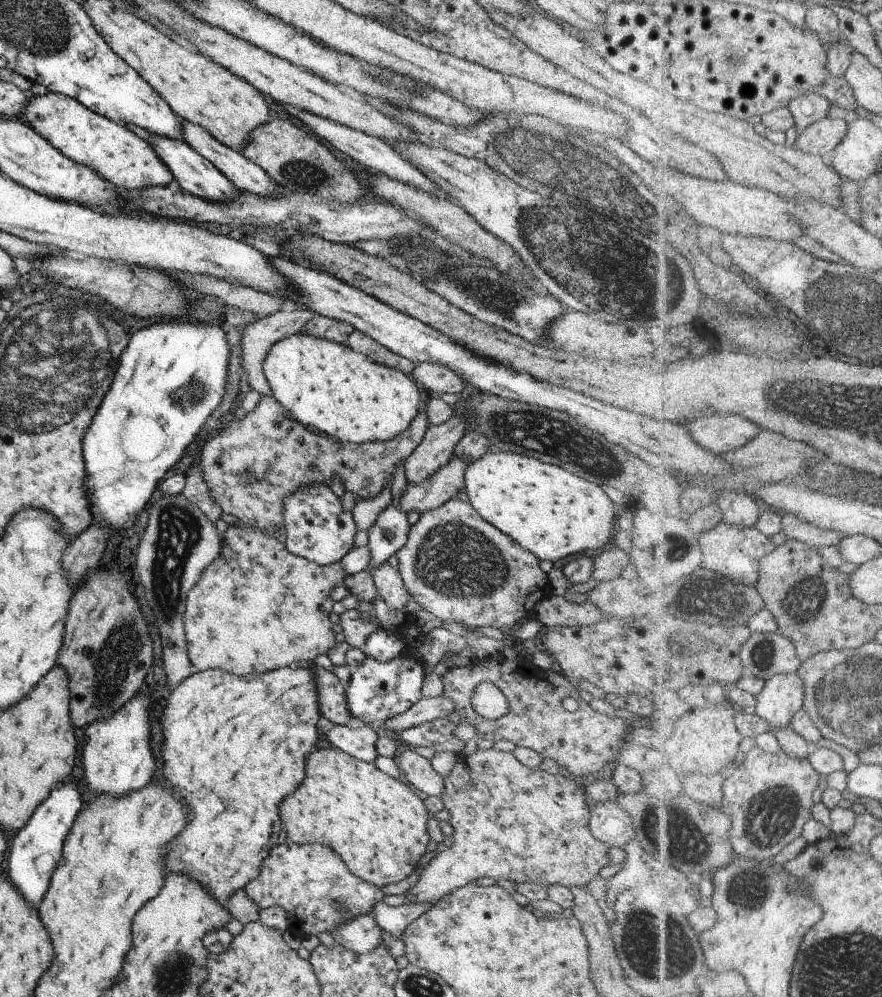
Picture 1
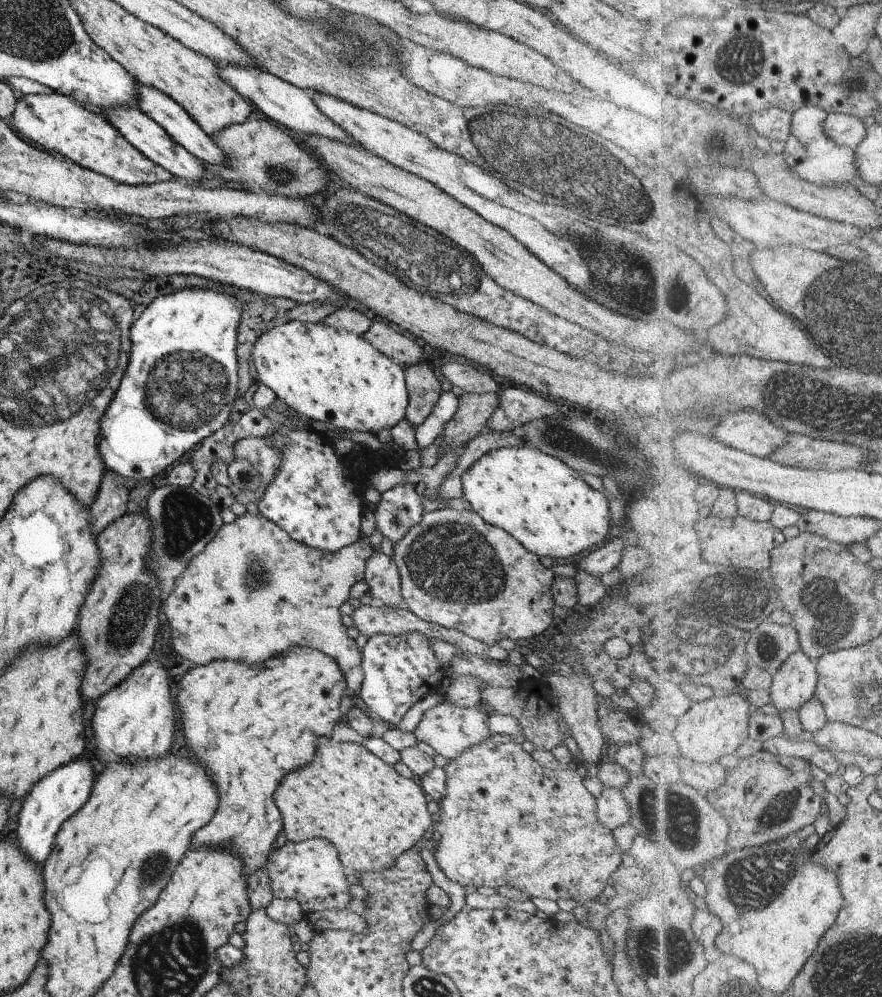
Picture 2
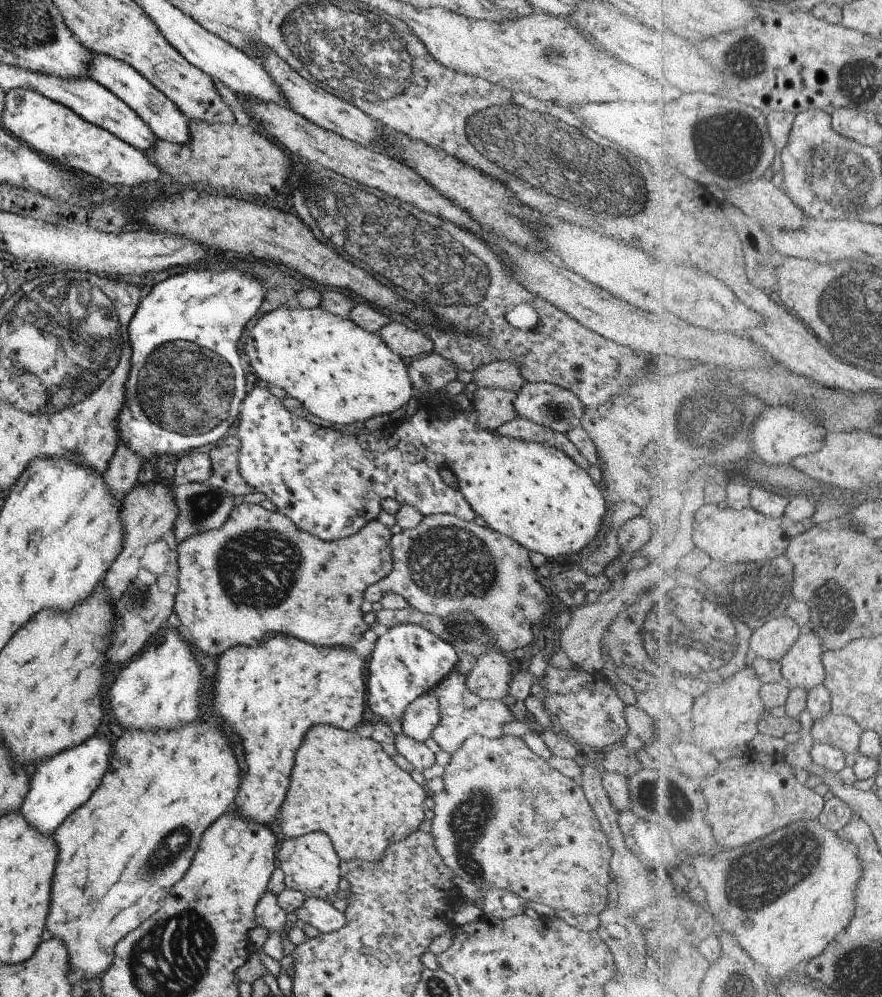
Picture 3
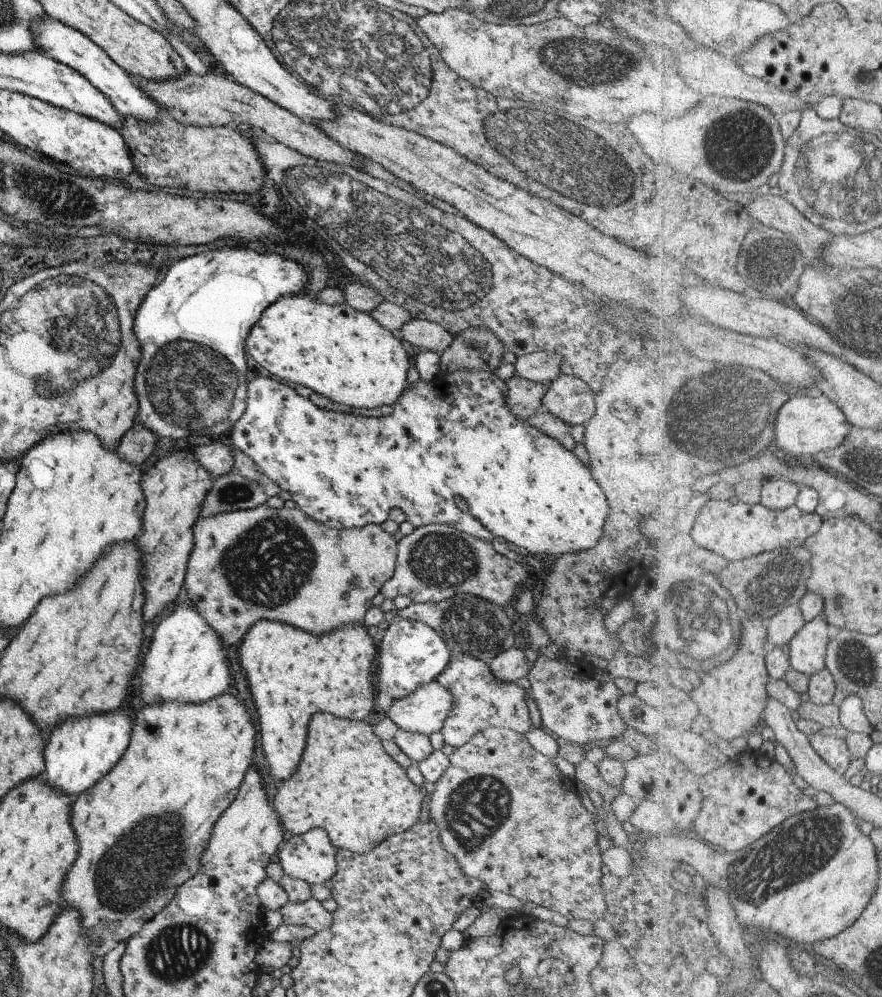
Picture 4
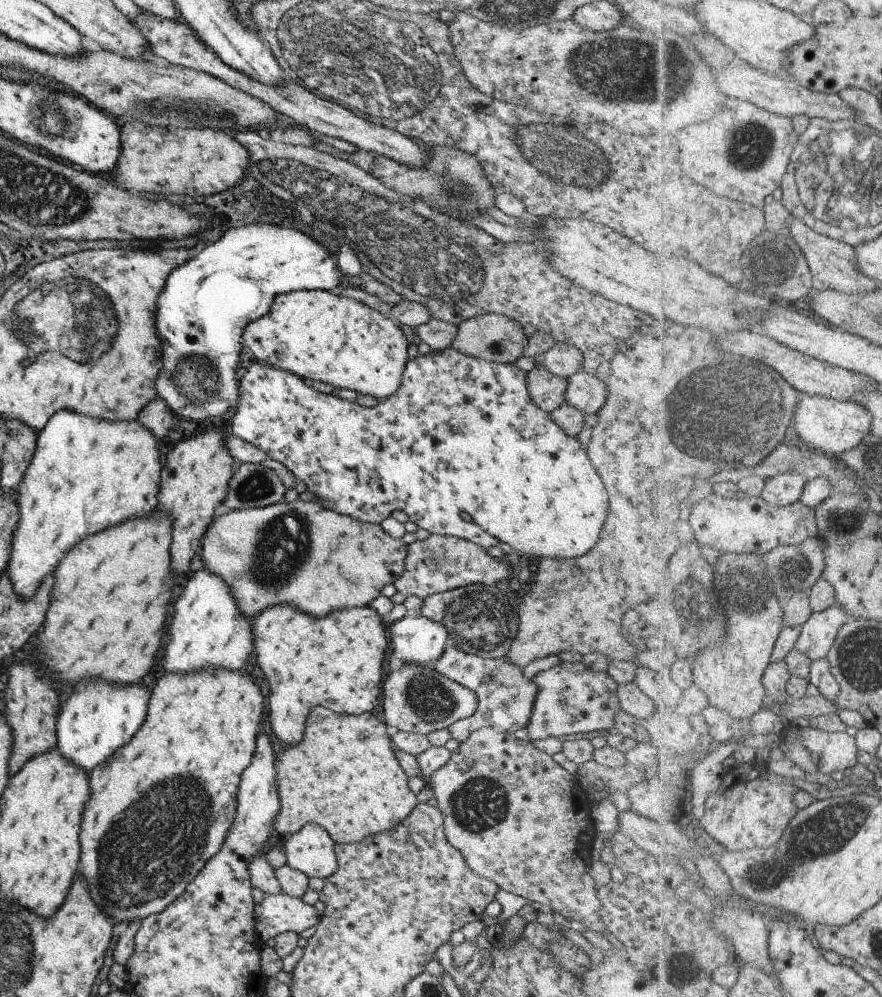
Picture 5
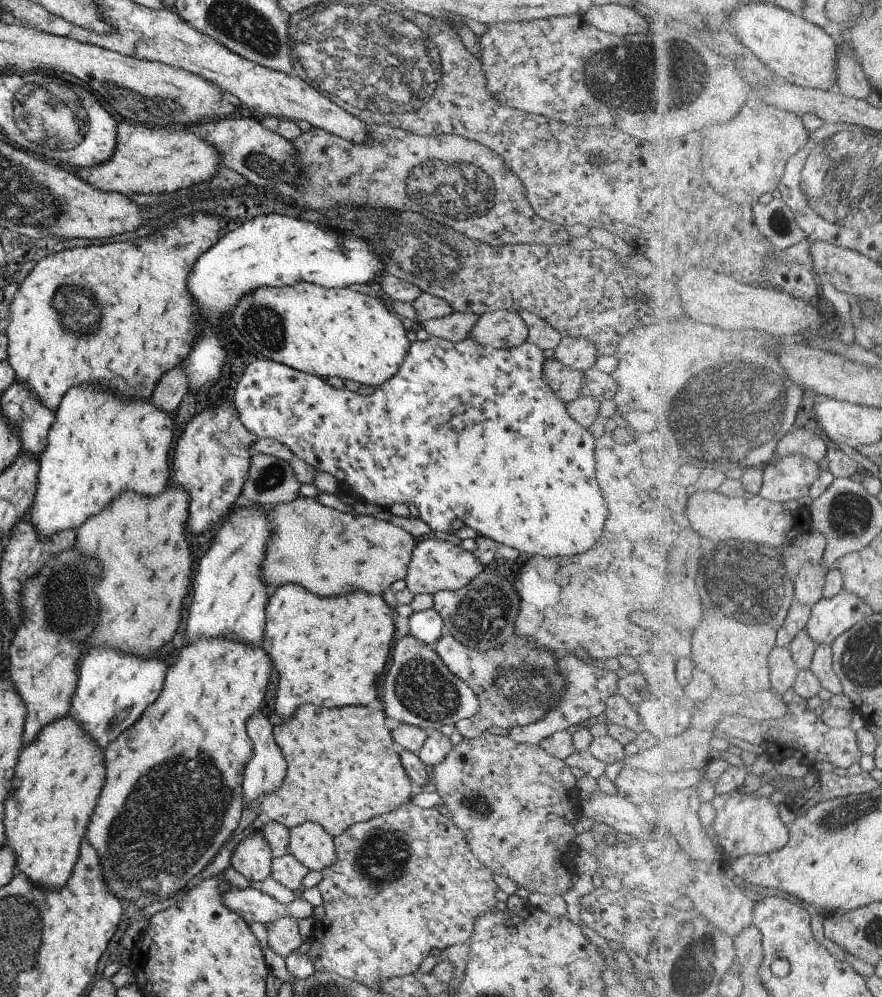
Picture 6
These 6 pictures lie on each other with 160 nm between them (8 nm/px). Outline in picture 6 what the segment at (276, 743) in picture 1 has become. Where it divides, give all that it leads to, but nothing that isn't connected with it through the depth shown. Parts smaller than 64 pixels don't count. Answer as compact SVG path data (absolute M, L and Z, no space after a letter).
M282 584L279 588L273 588L270 591L265 605L265 626L261 638L261 648L268 654L271 666L277 670L277 690L275 692L274 710L281 718L291 718L293 711L297 706L303 705L303 702L315 704L315 706L330 708L341 708L347 705L367 705L369 702L377 699L377 686L381 684L381 678L387 667L387 654L389 654L389 644L393 638L393 618L389 606L383 601L381 595L367 594L363 591L353 591L342 595L333 595L329 598L319 598L315 594L309 594L303 586L295 584Z

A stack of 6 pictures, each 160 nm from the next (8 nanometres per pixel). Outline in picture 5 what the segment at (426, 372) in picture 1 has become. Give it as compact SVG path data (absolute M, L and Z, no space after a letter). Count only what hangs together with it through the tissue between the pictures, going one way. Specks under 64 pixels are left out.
M555 343L546 353L533 357L537 359L539 363L536 366L541 365L545 367L551 374L558 377L568 379L572 374L578 373L582 370L582 352L573 345L566 345L563 343Z

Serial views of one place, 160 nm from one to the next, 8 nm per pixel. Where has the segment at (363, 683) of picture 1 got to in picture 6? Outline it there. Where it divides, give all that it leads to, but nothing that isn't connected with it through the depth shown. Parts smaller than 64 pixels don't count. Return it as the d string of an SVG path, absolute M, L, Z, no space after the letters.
M430 607L411 613L407 626L407 634L411 635L413 639L433 646L443 632L444 623L441 615L433 607Z

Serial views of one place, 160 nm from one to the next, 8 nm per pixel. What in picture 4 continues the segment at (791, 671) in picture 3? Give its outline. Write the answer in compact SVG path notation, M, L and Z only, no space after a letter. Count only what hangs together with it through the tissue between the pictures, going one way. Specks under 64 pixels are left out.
M825 614L806 621L805 626L790 642L792 668L809 676L823 670L834 632Z

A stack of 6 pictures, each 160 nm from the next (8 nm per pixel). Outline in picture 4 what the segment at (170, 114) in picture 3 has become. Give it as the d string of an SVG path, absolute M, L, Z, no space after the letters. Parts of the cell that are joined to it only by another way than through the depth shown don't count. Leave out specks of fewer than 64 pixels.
M43 15L40 19L29 21L28 31L33 44L41 53L68 66L71 70L77 71L89 84L92 84L109 99L113 108L122 117L132 116L150 123L156 121L156 118L163 114L164 109L145 96L145 93L142 93L131 82L129 74L117 66L96 44L93 44L90 38L83 36L78 30L64 25L50 16Z

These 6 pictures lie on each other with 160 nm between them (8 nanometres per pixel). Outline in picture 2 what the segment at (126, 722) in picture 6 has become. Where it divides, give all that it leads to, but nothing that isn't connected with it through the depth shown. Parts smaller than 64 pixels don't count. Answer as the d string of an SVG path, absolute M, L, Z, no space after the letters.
M83 756L70 760L57 770L52 770L31 785L29 792L22 798L21 808L17 814L17 828L15 828L15 842L24 855L32 861L41 864L51 846L55 832L59 826L76 810L87 802L98 767L91 768L93 760L85 760Z

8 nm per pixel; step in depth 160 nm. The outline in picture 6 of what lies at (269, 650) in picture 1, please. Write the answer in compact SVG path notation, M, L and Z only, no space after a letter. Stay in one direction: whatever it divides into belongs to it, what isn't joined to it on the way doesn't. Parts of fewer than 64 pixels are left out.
M298 496L296 499L288 503L277 504L272 510L265 511L268 514L268 519L272 524L272 536L265 547L266 558L262 562L262 579L266 582L266 586L273 590L273 586L285 584L285 582L293 582L293 584L301 584L305 586L309 592L317 594L317 596L329 596L347 594L353 591L369 592L369 594L381 595L382 592L393 584L395 580L403 580L406 575L406 568L410 559L411 549L414 547L415 540L401 528L393 526L389 521L378 520L377 518L356 514L356 513L341 513L331 507L321 505L316 498Z

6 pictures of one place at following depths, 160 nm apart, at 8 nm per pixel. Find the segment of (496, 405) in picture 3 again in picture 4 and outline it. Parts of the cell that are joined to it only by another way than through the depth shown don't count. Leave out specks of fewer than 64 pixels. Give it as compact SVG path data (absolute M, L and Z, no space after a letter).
M513 375L504 381L504 401L515 417L528 419L542 409L542 398L547 392L547 386L521 378L519 375Z

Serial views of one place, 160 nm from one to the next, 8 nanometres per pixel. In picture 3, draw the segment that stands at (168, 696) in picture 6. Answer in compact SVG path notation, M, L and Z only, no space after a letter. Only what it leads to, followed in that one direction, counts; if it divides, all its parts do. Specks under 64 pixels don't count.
M195 720L195 722L189 722L187 724L181 724L181 726L177 726L177 728L173 728L173 730L125 730L122 731L120 736L117 736L117 742L113 742L111 744L110 756L108 757L107 764L108 768L105 770L105 774L101 778L101 784L99 784L99 788L89 796L89 799L86 800L85 803L81 804L74 812L71 812L57 826L57 829L53 832L52 838L53 842L55 842L55 846L59 848L59 854L55 856L55 874L51 874L51 902L49 902L49 914L47 914L47 930L51 932L51 936L55 936L55 938L61 938L63 942L65 942L65 948L69 950L69 974L67 976L74 981L76 978L78 980L90 980L95 977L99 977L102 974L105 974L105 971L109 966L111 966L111 962L113 962L113 946L127 934L127 932L131 932L131 930L135 930L145 918L149 918L157 908L160 908L160 903L163 901L165 896L168 896L169 890L179 881L181 880L181 876L187 872L187 868L189 868L189 862L191 862L191 858L193 858L193 854L197 852L197 844L199 843L199 838L201 834L215 821L217 818L220 818L228 809L233 805L233 798L235 798L235 794L237 794L237 784L239 784L239 768L237 768L237 760L235 760L235 756L233 756L233 750L231 750L231 746L229 746L229 740L225 738L225 734L221 732L221 730L217 730L217 724L213 724L213 722L207 722L207 720Z

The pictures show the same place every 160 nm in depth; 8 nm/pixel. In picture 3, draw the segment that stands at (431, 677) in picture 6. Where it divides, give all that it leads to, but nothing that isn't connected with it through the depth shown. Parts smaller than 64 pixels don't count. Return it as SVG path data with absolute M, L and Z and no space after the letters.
M434 692L417 696L415 701L407 708L401 717L401 734L423 743L430 738L433 728L439 722L438 703Z

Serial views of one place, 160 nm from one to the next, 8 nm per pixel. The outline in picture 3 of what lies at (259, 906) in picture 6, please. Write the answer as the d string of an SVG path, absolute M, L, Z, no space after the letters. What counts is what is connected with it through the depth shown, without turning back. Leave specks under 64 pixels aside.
M305 898L303 904L294 912L297 919L312 926L319 933L329 933L345 926L347 916L338 912L332 904L319 898Z

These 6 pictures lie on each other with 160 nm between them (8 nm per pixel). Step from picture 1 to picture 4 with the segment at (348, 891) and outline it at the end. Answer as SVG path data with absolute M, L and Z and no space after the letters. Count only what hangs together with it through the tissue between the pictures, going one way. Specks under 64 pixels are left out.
M313 827L299 836L286 836L282 848L274 859L281 865L282 872L294 879L302 880L308 885L323 884L335 874L336 860L334 846L330 843L327 833L321 827Z

